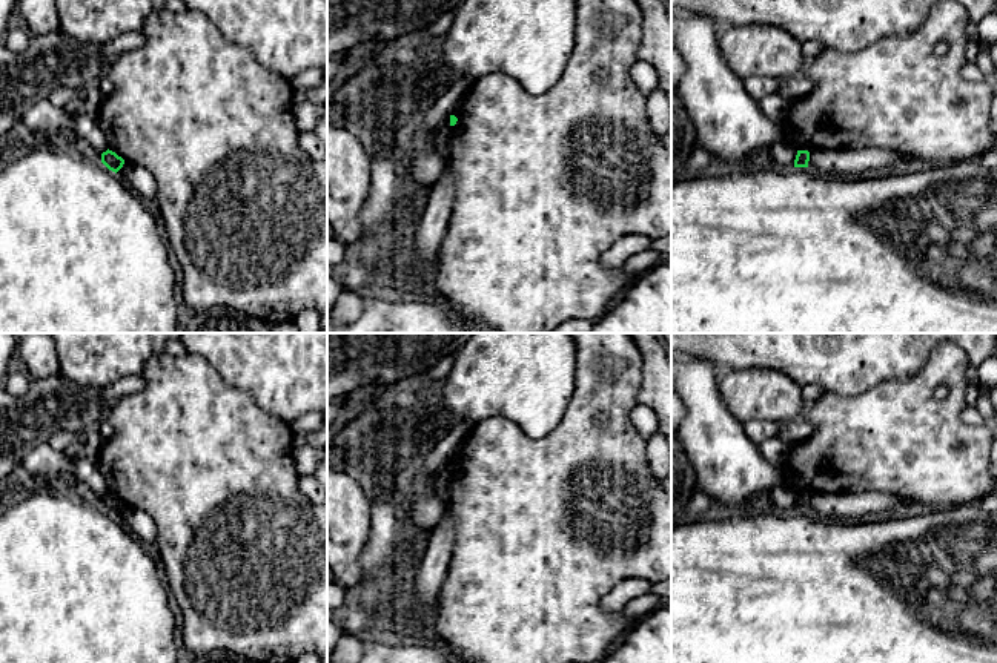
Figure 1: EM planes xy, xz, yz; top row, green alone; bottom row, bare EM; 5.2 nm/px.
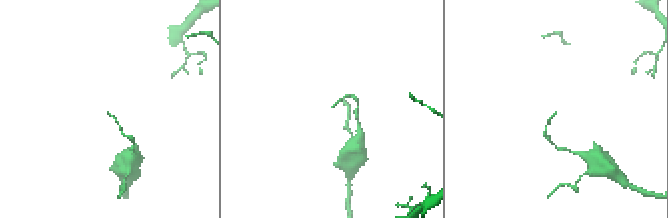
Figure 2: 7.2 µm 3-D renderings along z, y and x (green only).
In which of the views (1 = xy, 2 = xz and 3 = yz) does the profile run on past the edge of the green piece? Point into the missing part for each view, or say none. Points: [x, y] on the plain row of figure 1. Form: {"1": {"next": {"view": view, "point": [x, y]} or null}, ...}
{"1": {"next": null}, "2": {"next": null}, "3": {"next": null}}

